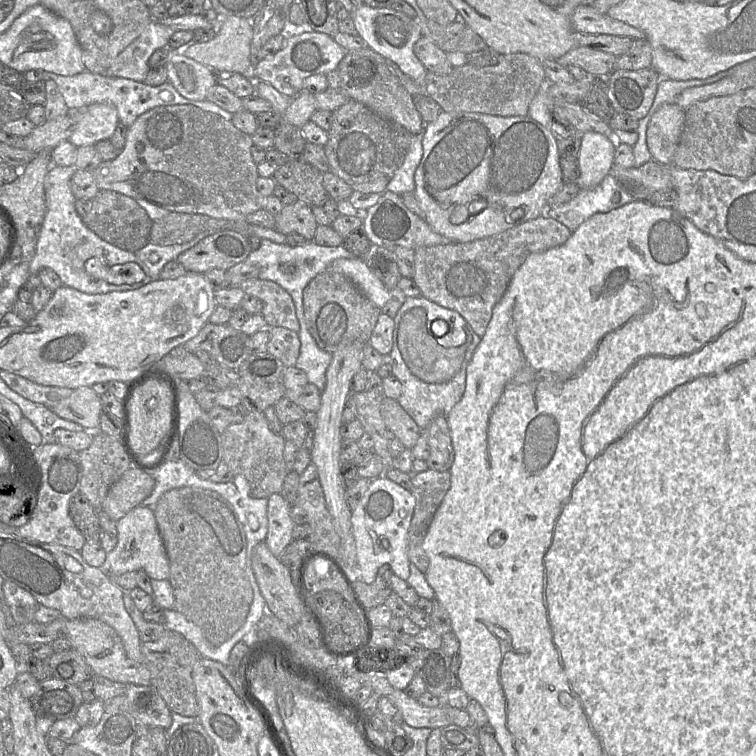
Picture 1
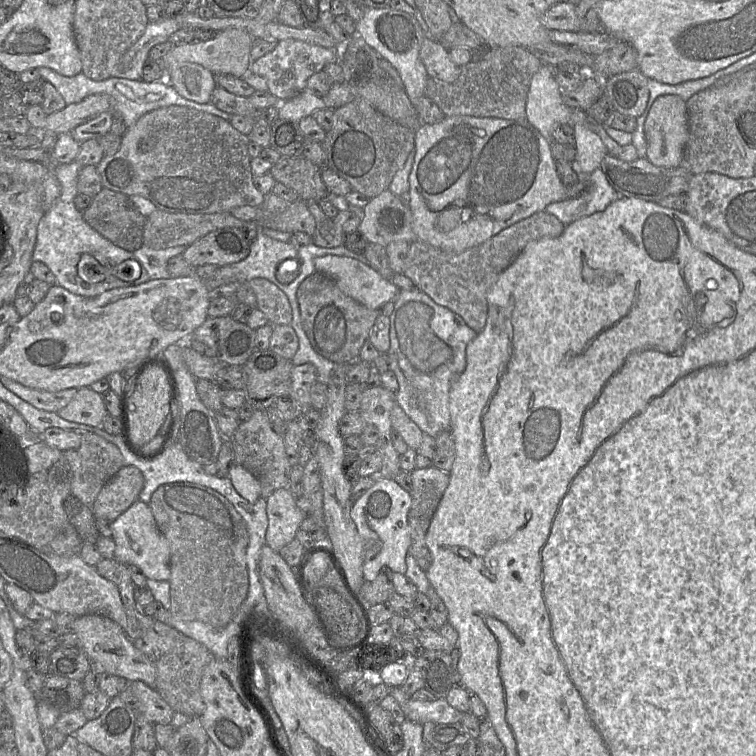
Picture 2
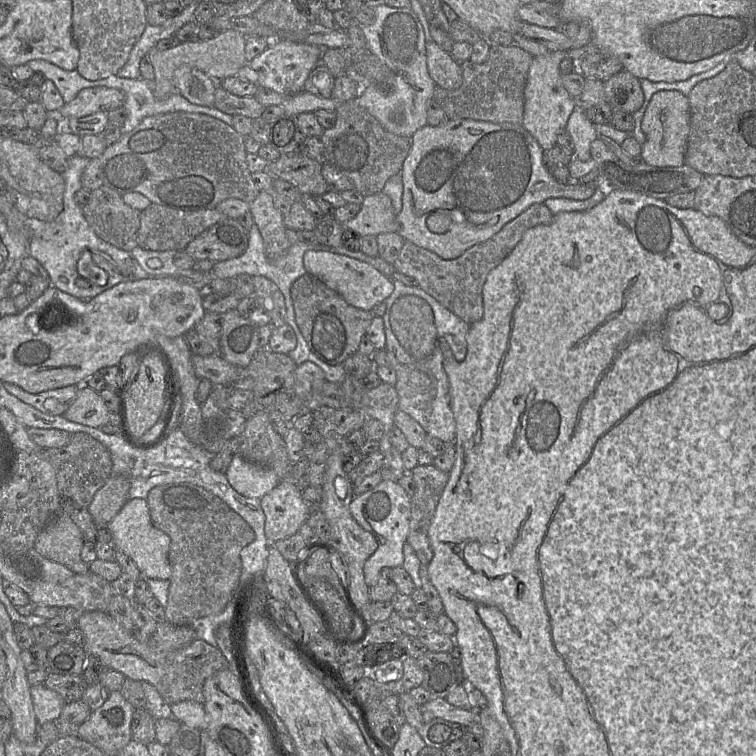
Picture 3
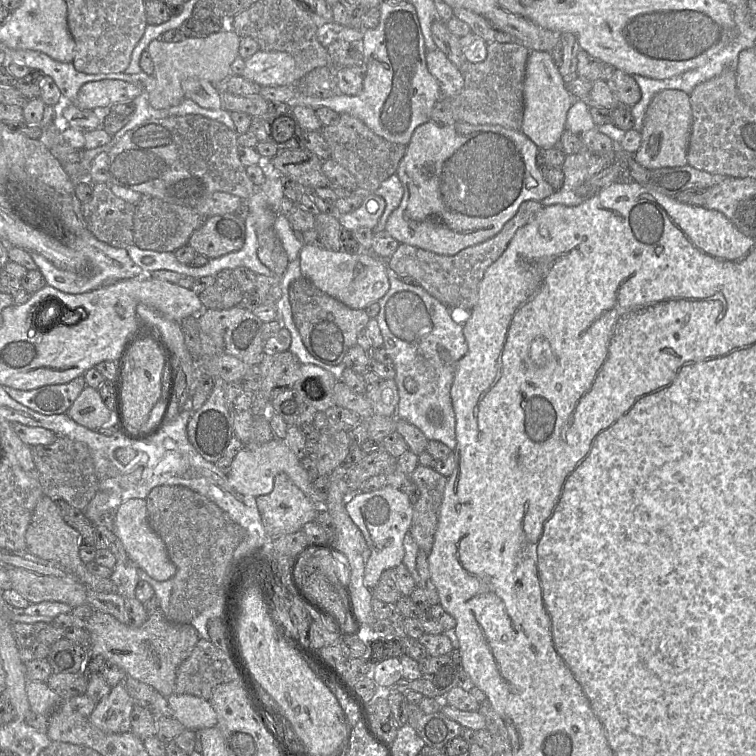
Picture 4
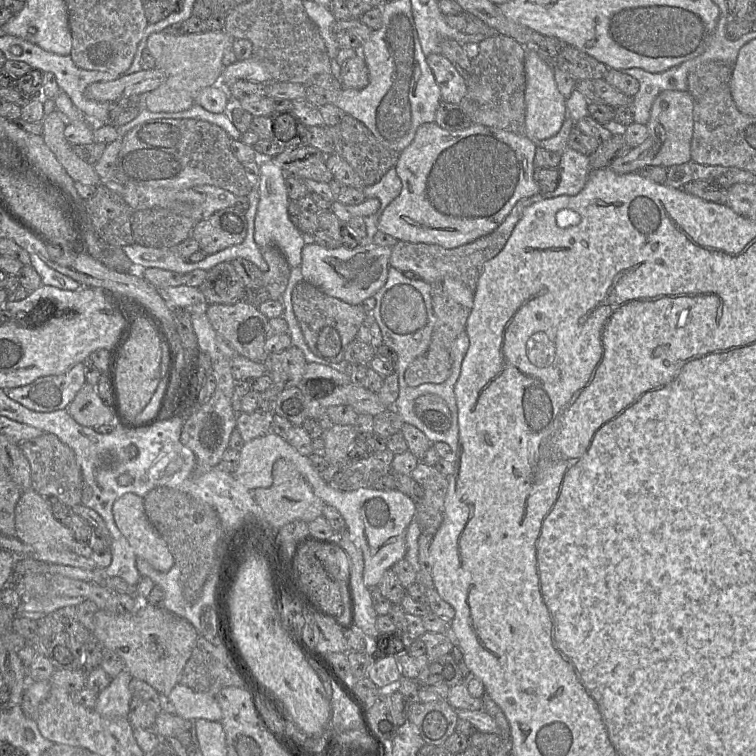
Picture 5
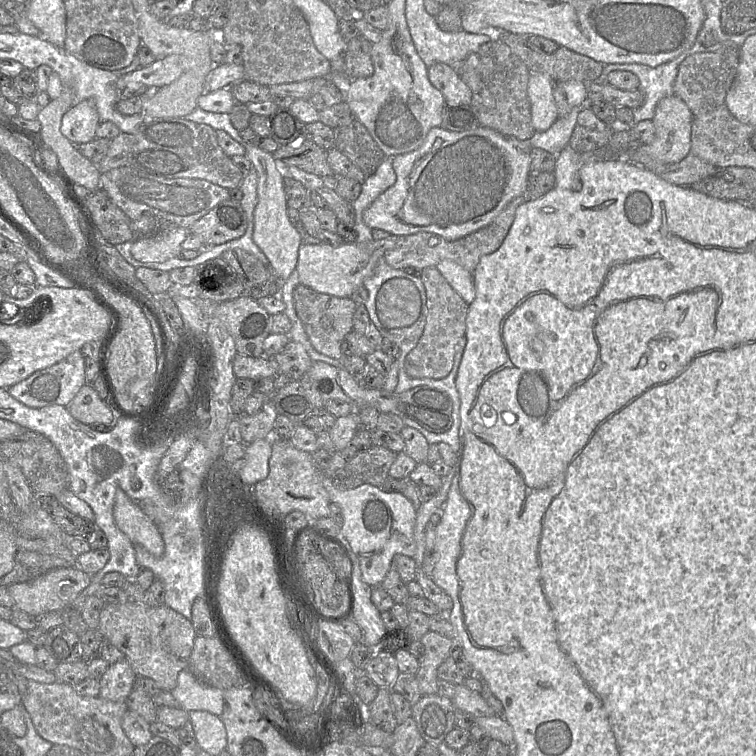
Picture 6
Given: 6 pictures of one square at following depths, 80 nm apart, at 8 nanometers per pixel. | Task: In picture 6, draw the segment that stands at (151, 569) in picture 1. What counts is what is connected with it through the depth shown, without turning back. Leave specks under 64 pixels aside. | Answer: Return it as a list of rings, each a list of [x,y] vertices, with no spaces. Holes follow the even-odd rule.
[[[117,490],[115,495],[113,517],[133,544],[142,546],[155,557],[164,554],[164,542],[157,525],[122,490]]]

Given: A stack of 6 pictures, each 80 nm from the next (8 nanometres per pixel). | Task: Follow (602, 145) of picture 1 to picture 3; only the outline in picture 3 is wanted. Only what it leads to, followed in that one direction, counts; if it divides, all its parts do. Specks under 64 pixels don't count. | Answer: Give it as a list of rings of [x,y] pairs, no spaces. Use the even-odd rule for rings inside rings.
[[[575,108],[569,116],[566,130],[574,142],[574,157],[581,161],[591,159],[591,143],[599,137],[596,125],[586,116],[585,111]]]

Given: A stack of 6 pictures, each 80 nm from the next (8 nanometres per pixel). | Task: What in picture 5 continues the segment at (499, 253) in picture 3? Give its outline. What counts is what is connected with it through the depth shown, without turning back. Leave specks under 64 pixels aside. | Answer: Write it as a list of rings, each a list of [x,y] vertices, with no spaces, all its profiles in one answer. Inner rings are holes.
[[[537,194],[519,200],[494,231],[457,248],[446,249],[435,244],[397,241],[395,246],[392,247],[389,265],[400,272],[411,271],[415,273],[419,279],[430,285],[442,284],[444,279],[452,278],[461,281],[474,293],[485,262],[491,260],[501,252],[514,227],[521,219],[524,210],[541,198],[542,194]]]

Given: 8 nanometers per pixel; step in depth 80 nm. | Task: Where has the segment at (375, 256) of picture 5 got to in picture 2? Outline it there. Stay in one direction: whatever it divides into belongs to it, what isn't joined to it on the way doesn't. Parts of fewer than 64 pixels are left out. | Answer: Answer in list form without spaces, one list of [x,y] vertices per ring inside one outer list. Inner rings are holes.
[[[326,255],[316,257],[313,261],[315,273],[331,278],[339,289],[363,306],[378,310],[384,303],[394,301],[400,291],[389,279],[385,279],[367,263],[344,256]]]

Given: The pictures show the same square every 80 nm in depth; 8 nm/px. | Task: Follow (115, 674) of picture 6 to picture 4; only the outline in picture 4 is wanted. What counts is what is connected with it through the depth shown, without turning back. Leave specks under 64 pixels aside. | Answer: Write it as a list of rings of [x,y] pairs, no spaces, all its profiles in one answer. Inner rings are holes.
[[[124,682],[111,688],[100,700],[88,719],[106,733],[124,733],[131,730],[131,713],[134,703]]]

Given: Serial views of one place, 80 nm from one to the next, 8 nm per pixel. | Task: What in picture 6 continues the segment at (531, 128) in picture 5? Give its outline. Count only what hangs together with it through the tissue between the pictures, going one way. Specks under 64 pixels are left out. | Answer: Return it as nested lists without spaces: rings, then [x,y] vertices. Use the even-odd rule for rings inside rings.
[[[530,71],[528,80],[528,98],[531,106],[531,120],[535,131],[548,130],[559,118],[554,100],[555,81],[549,74]]]

